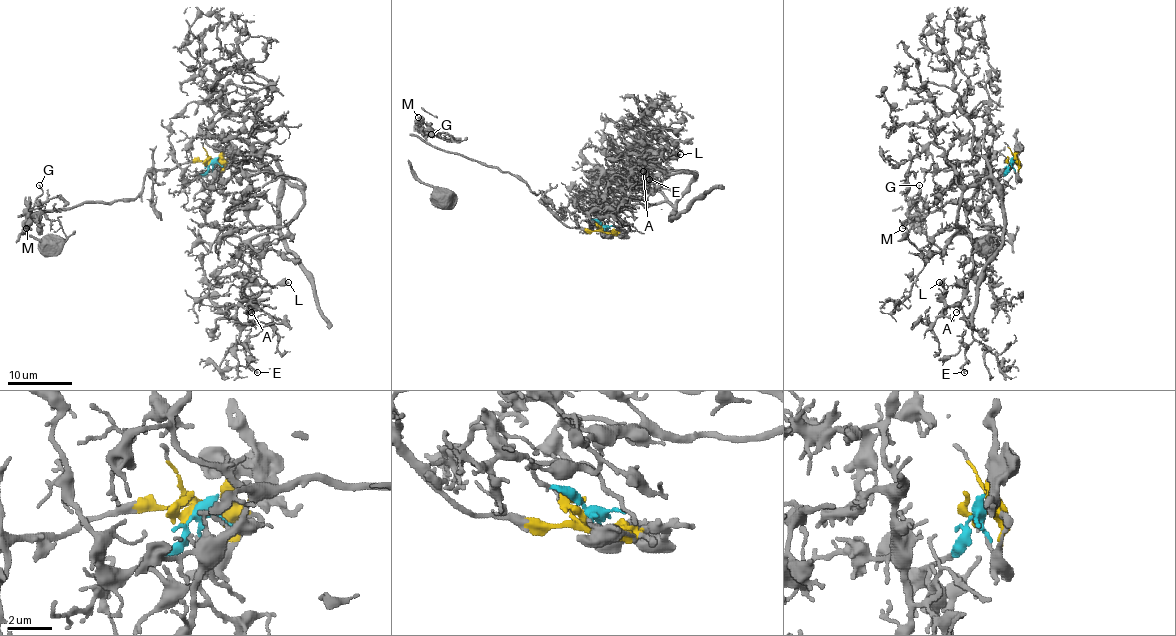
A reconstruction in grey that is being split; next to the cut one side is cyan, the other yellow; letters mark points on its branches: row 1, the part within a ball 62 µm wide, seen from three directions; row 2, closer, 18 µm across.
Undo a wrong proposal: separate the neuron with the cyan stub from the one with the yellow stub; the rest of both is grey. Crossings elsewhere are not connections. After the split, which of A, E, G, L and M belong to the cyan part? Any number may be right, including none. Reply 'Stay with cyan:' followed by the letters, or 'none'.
Stay with cyan: A, E, L

